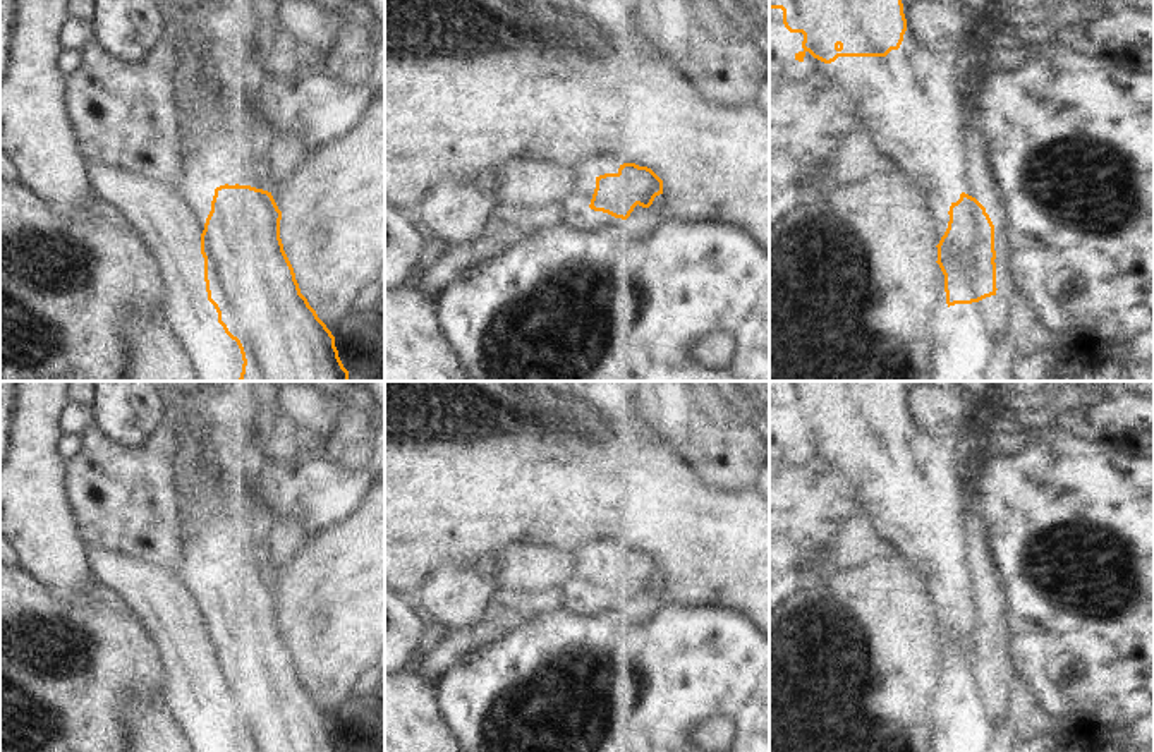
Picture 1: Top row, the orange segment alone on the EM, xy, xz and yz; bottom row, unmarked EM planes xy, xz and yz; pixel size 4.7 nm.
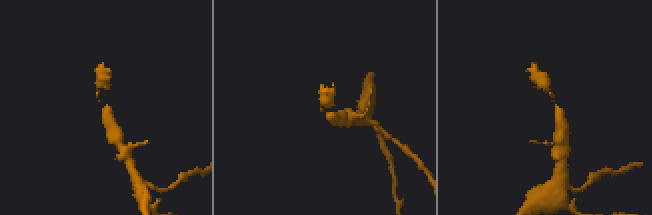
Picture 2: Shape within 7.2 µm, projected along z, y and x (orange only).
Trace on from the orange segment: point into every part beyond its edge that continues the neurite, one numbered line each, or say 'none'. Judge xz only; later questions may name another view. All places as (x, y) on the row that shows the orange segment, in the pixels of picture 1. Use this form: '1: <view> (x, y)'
none

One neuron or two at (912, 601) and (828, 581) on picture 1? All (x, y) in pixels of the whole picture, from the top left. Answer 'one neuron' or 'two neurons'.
one neuron

